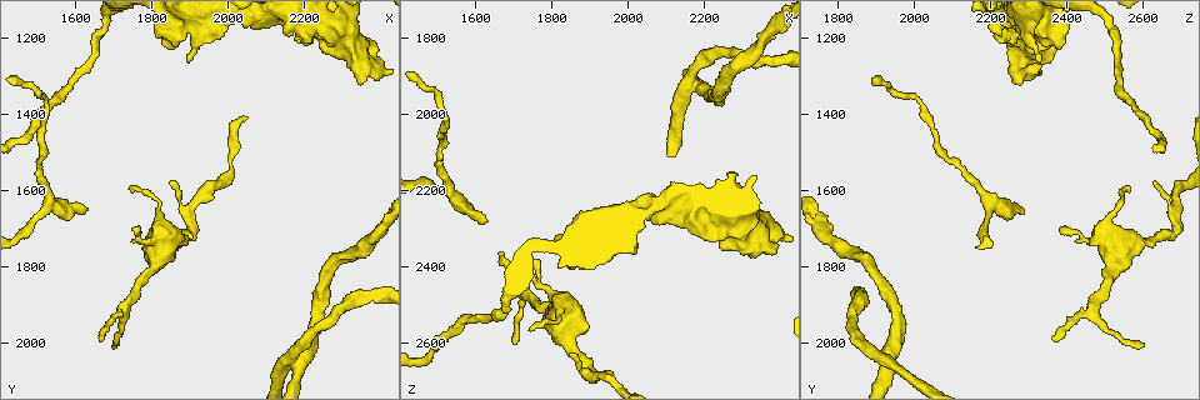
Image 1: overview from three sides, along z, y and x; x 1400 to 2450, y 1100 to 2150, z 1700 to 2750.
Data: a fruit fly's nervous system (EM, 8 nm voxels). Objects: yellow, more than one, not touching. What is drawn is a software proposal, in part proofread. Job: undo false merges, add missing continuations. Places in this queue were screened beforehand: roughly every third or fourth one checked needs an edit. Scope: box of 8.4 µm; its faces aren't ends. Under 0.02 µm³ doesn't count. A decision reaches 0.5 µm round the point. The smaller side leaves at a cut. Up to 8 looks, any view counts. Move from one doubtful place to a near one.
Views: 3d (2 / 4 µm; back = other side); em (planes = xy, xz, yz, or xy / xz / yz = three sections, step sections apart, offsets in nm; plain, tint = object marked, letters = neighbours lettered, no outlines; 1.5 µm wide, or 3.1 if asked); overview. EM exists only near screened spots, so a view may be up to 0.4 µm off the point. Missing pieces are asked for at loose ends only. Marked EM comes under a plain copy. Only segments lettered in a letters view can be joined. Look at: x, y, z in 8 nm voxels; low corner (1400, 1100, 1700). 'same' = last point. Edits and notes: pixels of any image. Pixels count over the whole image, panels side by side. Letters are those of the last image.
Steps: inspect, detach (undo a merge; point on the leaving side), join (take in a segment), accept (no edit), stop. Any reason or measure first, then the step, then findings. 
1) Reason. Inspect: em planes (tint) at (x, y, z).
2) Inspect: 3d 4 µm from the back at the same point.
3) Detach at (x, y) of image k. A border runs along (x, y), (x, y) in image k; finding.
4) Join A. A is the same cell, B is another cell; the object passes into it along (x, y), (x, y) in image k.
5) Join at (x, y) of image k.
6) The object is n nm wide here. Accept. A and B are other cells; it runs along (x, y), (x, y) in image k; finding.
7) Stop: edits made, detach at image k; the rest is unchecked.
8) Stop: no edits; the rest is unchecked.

Stops while still wide. Inspect: em planes (letters) at (1900, 1260, 2330).

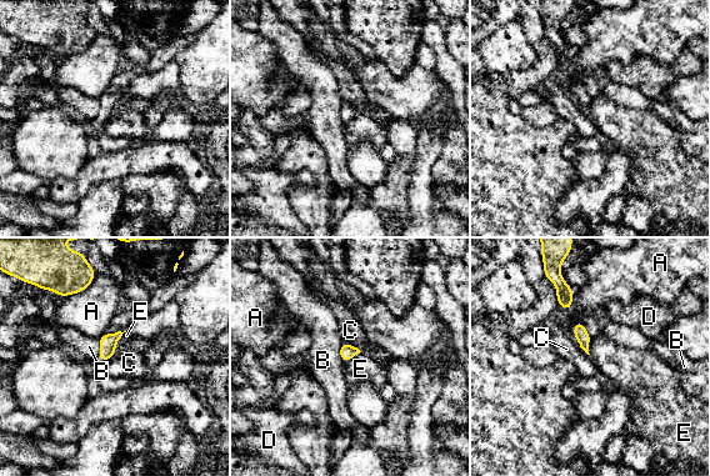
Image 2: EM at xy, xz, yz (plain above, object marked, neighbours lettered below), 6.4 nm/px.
Accept. A, B, C, D and E are other cells; a border runs along (126, 331), (118, 341), (115, 351) in image 2; none of them fits.

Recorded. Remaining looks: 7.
Free end. Inspect: em xy step 8 (letters) at (1620, 1660, 2285).

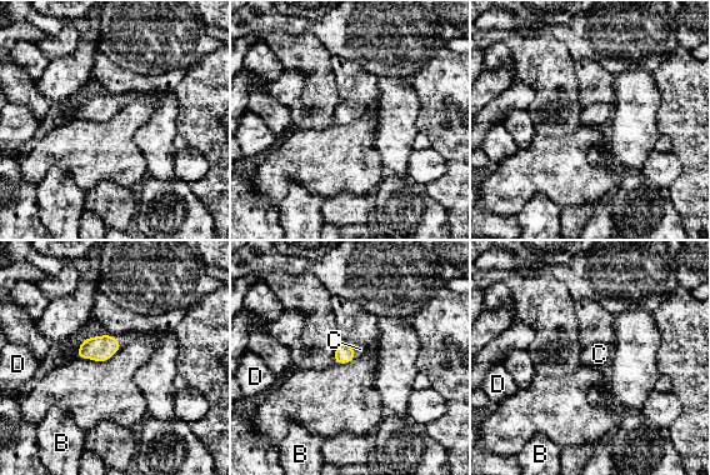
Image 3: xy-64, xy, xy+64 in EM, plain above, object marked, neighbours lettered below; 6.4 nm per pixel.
Join C. C is the same cell, B and D are other cells; the object passes into it along (344, 354), (354, 350), (360, 349) in image 3; it goes on there.

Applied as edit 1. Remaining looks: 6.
Inspect: overview.

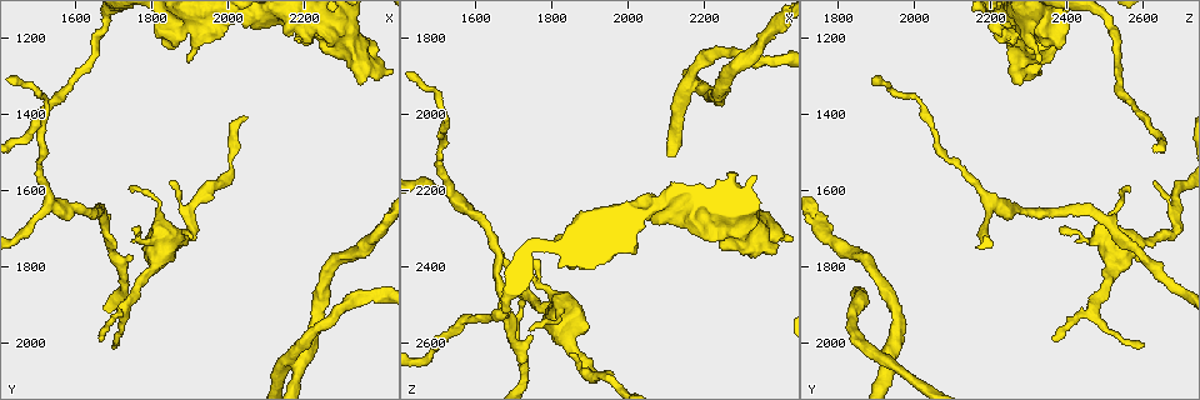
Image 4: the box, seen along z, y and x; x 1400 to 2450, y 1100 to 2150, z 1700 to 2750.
Abrupt turn. Inspect: em xz step 8 (tint) at (1890, 1720, 2675).

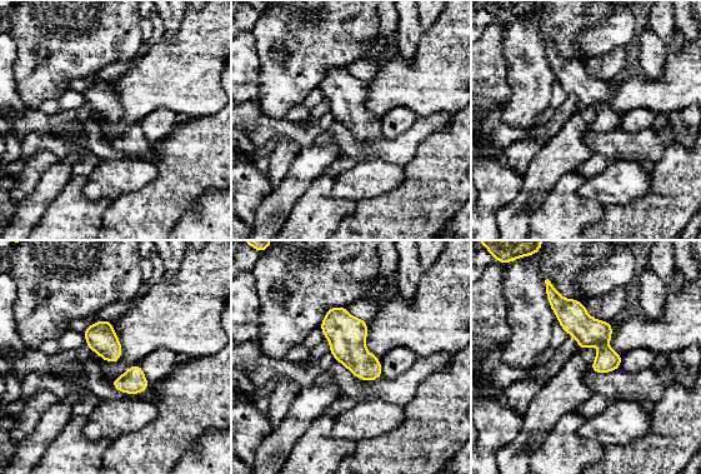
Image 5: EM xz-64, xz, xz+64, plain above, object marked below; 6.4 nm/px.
Inspect: em planes (letters) at the same point.

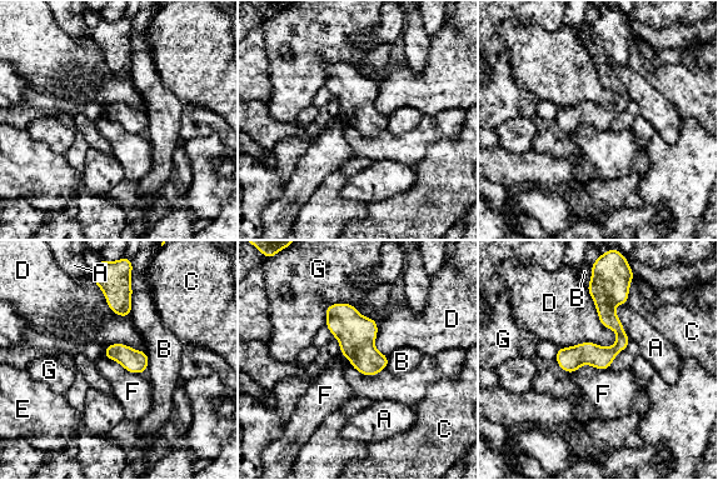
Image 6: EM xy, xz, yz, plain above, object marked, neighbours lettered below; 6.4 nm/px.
Accept. A, B, C, D, E, F and G are other cells; it runs along (596, 285), (619, 344), (568, 369) in image 6; one neuron here.

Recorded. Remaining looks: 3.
Stop: edits made, join at image 3; the rest is unchecked.

